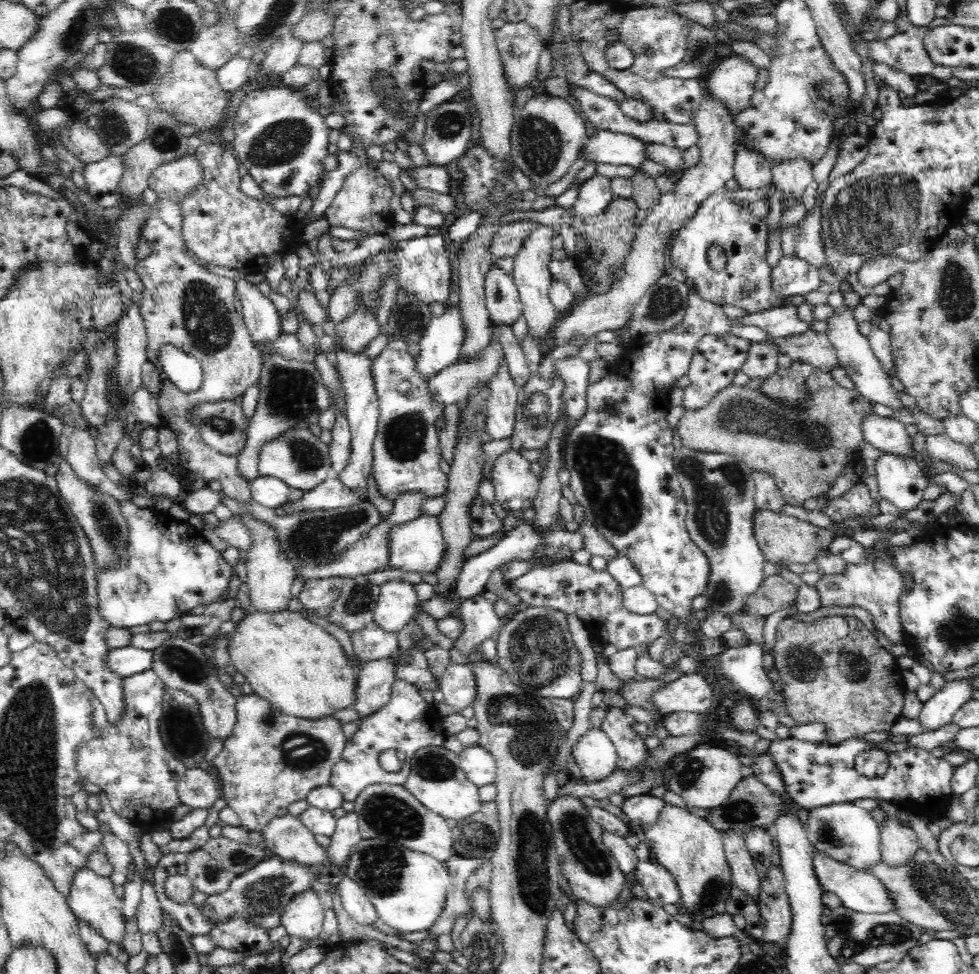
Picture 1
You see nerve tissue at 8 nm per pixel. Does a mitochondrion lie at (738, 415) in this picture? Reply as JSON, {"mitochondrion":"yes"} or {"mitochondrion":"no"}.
{"mitochondrion":"yes"}

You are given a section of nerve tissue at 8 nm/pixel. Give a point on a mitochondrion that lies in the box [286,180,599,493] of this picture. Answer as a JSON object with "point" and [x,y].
{"point":[404,436]}

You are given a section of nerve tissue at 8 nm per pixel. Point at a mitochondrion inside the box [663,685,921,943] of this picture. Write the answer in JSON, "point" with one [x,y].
{"point":[738,812]}

